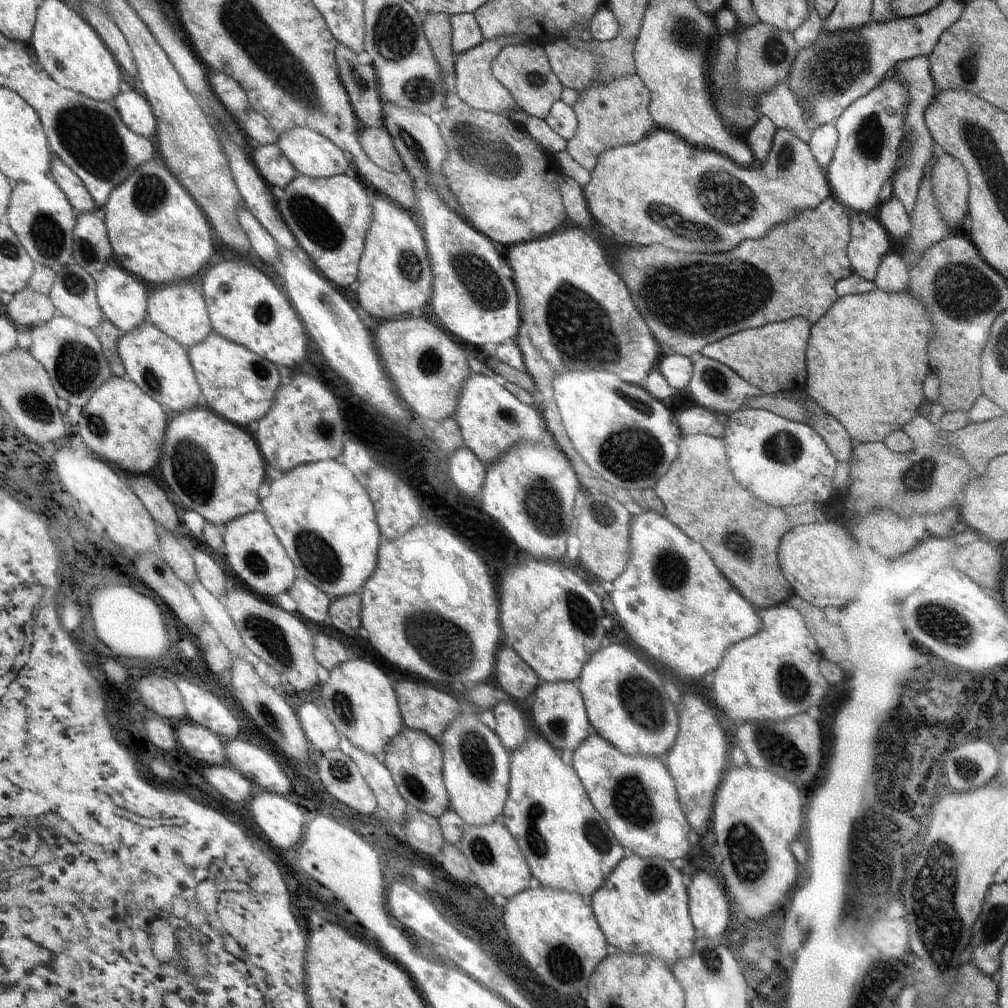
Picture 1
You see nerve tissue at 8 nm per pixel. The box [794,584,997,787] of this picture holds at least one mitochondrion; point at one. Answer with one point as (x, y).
(943, 624)

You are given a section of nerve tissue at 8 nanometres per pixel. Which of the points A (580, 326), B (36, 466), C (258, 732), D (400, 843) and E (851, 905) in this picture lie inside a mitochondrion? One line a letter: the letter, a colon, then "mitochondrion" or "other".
A: mitochondrion
B: other
C: other
D: other
E: other

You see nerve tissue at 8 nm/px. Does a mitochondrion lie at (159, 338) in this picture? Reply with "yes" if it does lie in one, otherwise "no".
no

